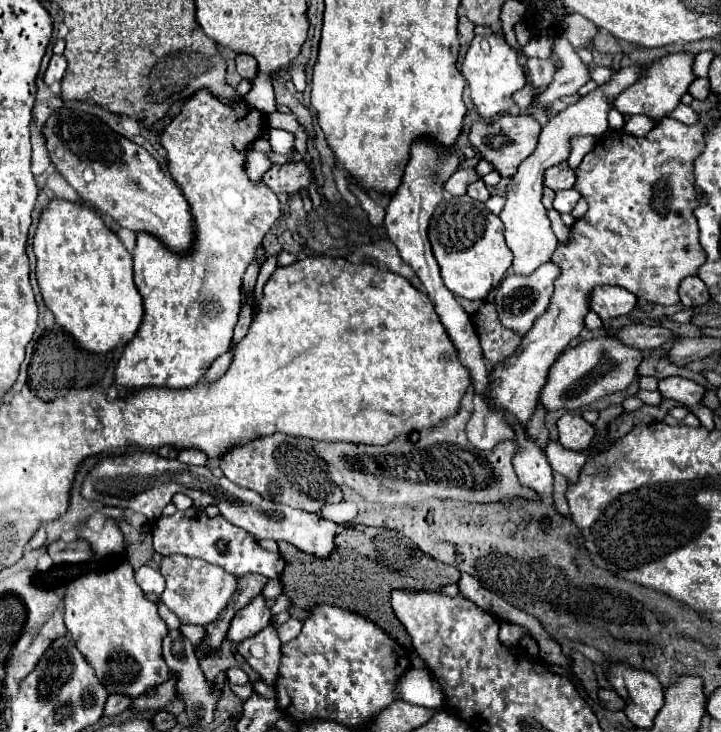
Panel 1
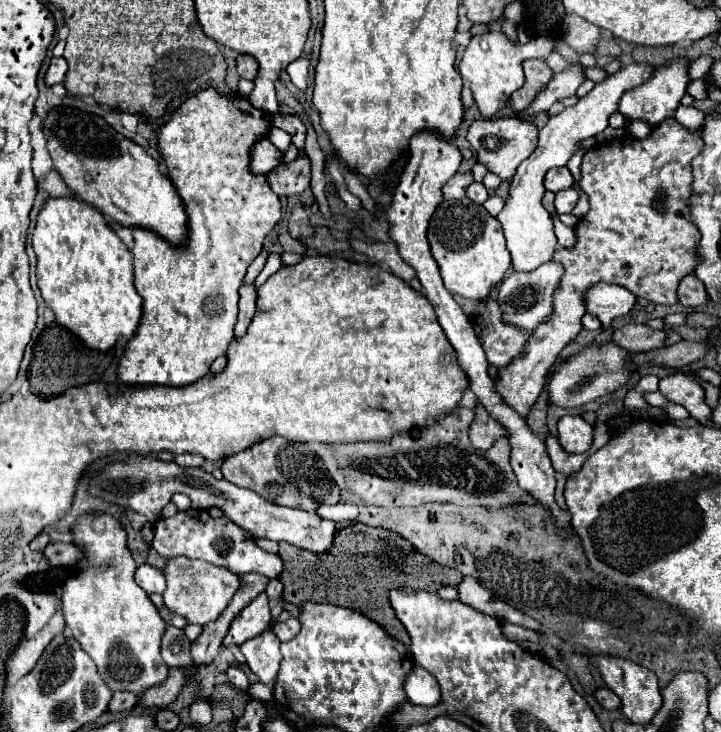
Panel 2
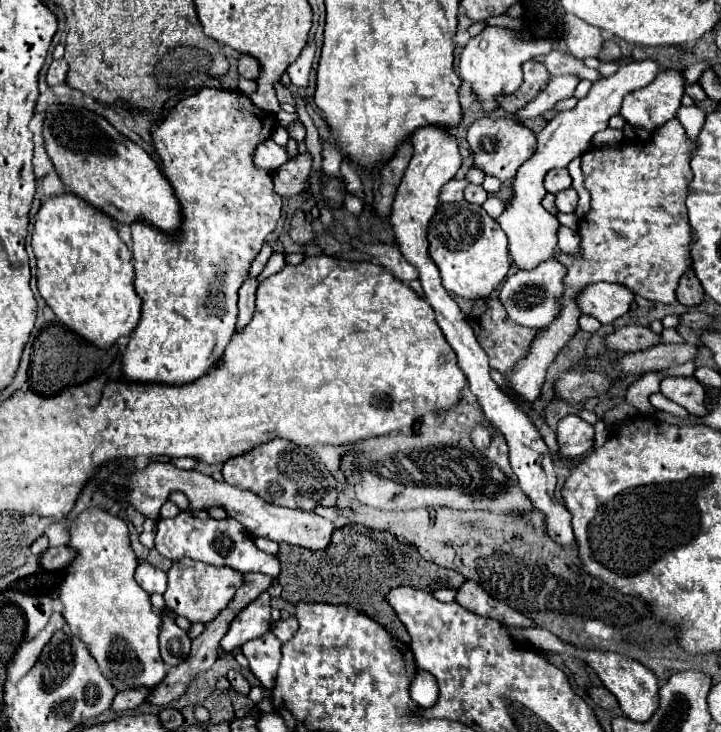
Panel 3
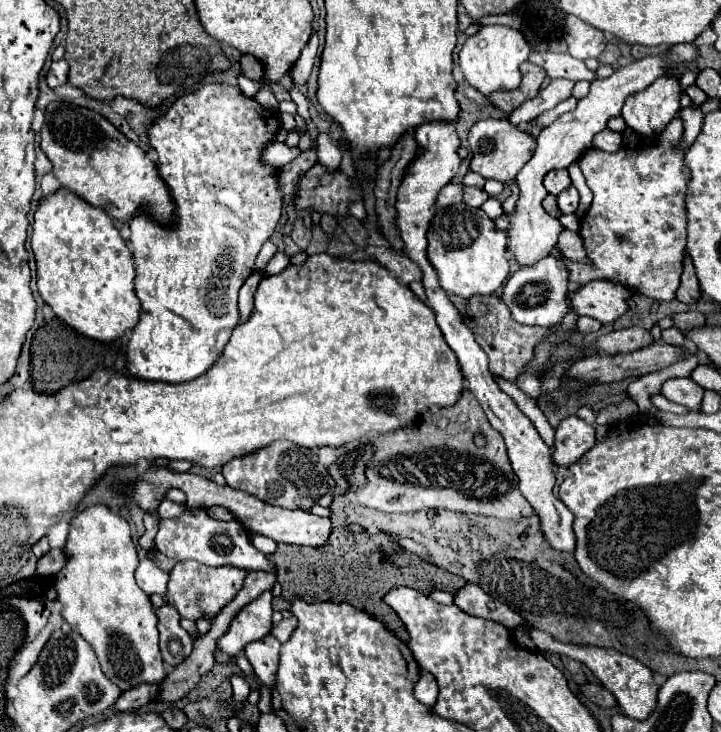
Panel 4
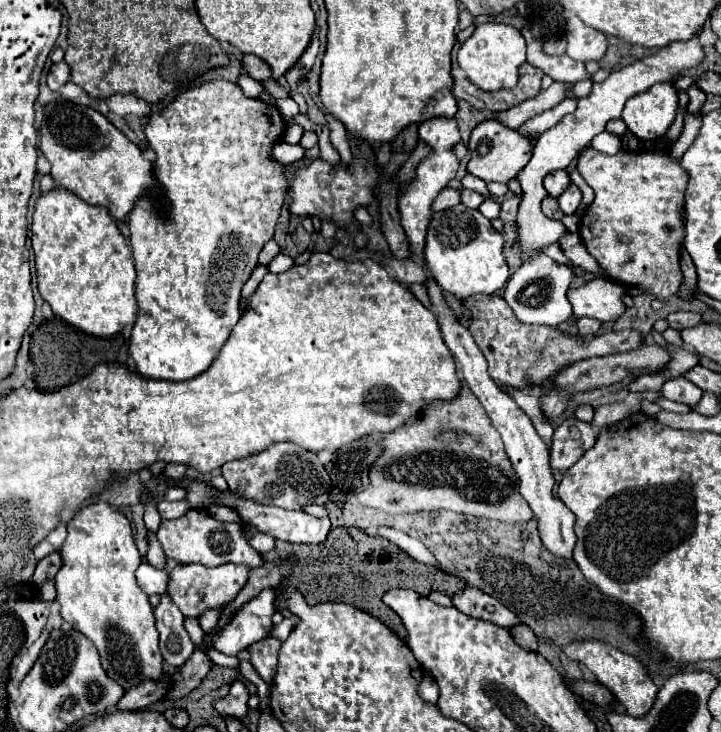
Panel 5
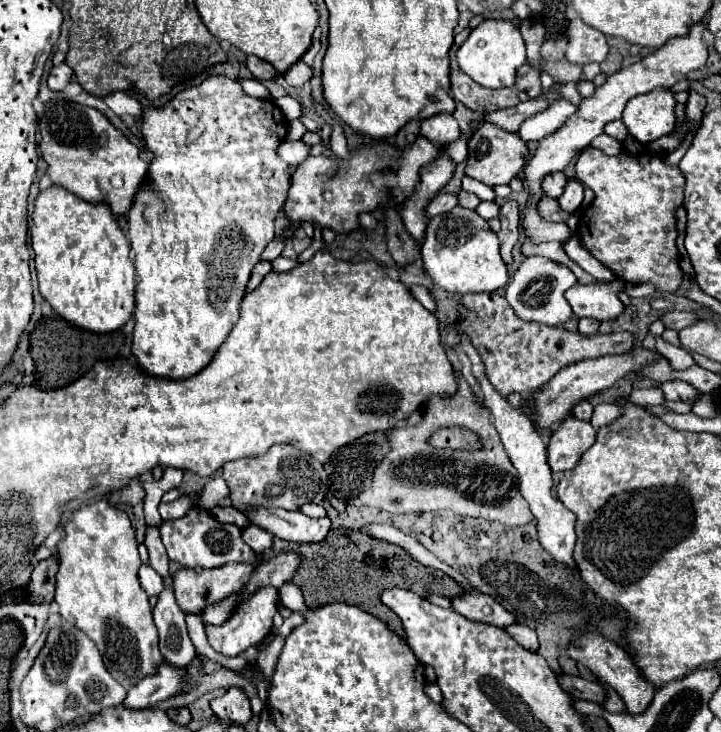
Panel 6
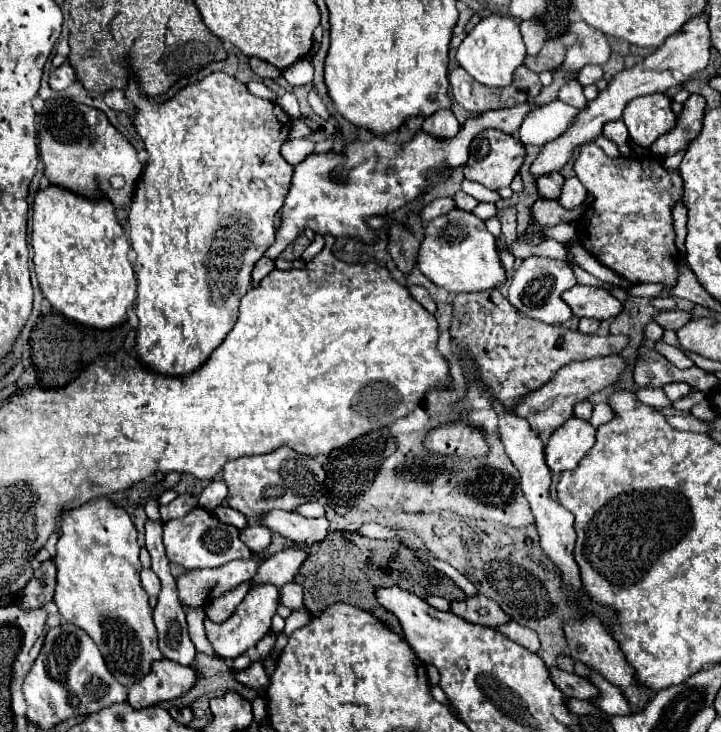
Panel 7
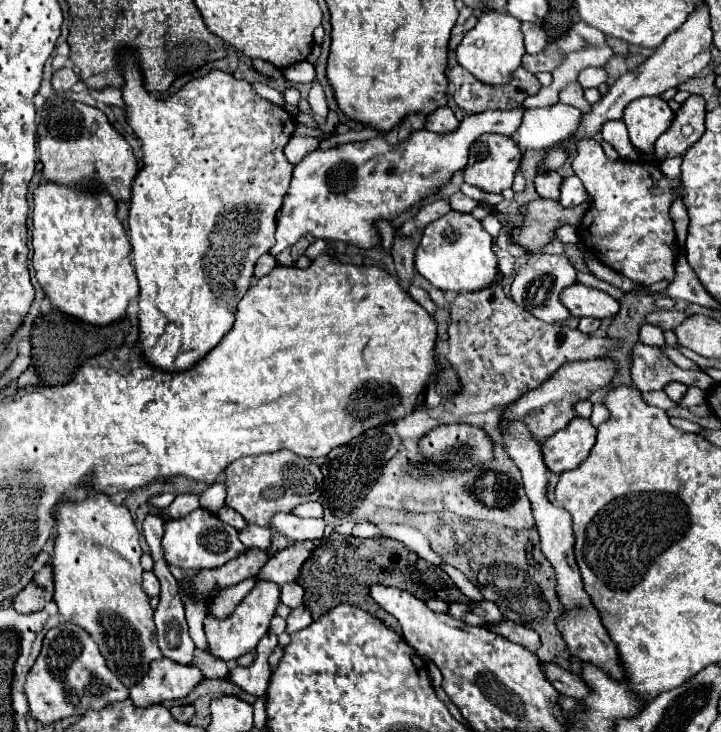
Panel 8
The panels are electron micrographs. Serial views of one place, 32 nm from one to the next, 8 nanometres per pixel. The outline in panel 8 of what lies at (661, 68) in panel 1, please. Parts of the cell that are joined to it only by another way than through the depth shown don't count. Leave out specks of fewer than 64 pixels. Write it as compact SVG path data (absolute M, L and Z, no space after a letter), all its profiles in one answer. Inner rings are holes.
M658 96L638 98L626 106L624 122L630 134L632 146L640 152L642 160L654 162L654 142L670 126L674 112Z

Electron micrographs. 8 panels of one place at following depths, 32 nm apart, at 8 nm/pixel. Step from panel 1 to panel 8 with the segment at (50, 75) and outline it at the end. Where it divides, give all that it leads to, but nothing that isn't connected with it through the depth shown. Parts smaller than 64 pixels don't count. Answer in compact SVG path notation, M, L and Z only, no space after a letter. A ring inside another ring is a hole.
M62 68L62 70L56 70L54 76L52 76L52 86L56 90L70 90L76 82L78 82L78 74L72 70L72 68Z

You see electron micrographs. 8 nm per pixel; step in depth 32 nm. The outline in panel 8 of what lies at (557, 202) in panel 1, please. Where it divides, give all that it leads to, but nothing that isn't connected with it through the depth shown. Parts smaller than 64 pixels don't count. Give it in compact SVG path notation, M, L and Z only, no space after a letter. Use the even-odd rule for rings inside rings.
M570 176L562 182L562 196L560 196L560 204L562 206L578 206L578 204L584 204L588 192L586 188L582 186L580 178L578 176Z

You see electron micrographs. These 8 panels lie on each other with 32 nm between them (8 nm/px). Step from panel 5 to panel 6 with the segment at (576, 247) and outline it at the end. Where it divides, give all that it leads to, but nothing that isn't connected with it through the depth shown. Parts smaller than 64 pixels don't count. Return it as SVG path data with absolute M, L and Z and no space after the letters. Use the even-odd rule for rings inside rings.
M578 236L570 238L568 242L564 242L564 250L566 250L566 254L568 254L582 270L586 270L588 274L592 274L596 280L602 280L602 282L616 282L616 280L618 280L606 266L602 266L602 264L580 244Z

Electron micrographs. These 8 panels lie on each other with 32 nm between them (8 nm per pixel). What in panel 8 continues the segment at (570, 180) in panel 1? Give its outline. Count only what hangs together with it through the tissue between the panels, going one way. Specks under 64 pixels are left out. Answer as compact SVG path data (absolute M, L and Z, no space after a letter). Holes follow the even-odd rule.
M554 170L548 172L540 172L536 176L536 192L542 198L550 198L550 200L558 200L560 198L560 184L562 184L562 176Z

